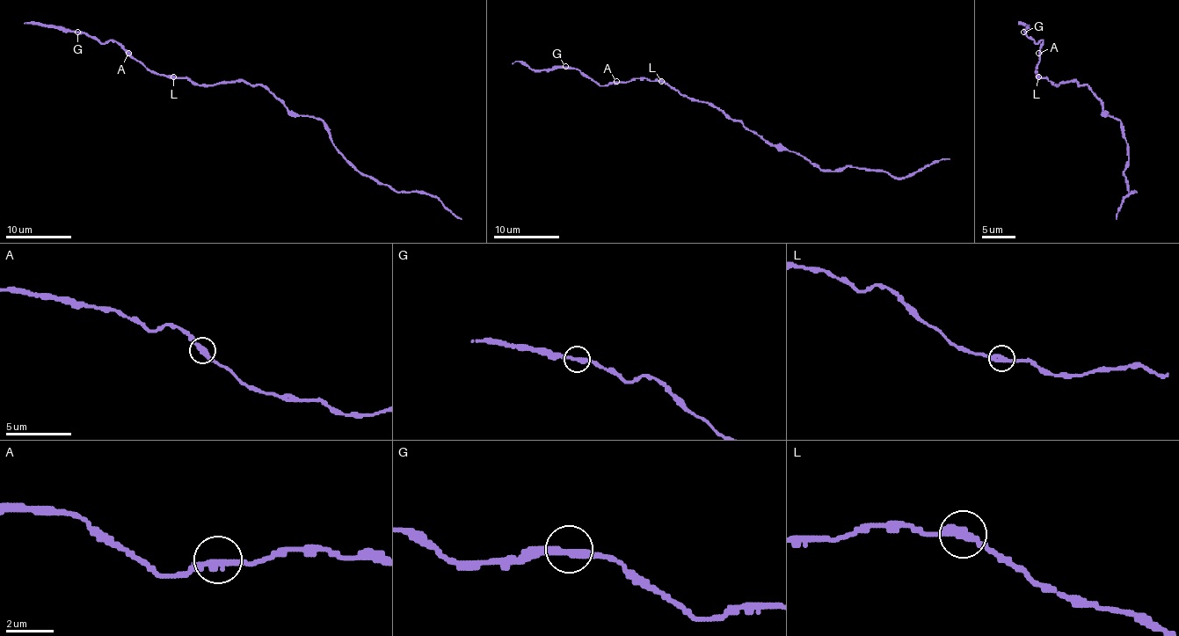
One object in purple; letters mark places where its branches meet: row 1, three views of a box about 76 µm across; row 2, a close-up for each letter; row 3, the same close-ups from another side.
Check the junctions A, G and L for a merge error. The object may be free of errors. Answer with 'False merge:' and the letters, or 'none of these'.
False merge: none of these

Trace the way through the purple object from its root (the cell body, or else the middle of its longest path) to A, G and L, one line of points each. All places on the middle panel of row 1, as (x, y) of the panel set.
A: (745, 127), (706, 102), (692, 101), (660, 81), (649, 81), (645, 77), (616, 81)
G: (745, 127), (706, 102), (692, 101), (660, 81), (632, 77), (600, 86), (578, 69), (565, 66)
L: (745, 127), (706, 102), (692, 101), (660, 81)

